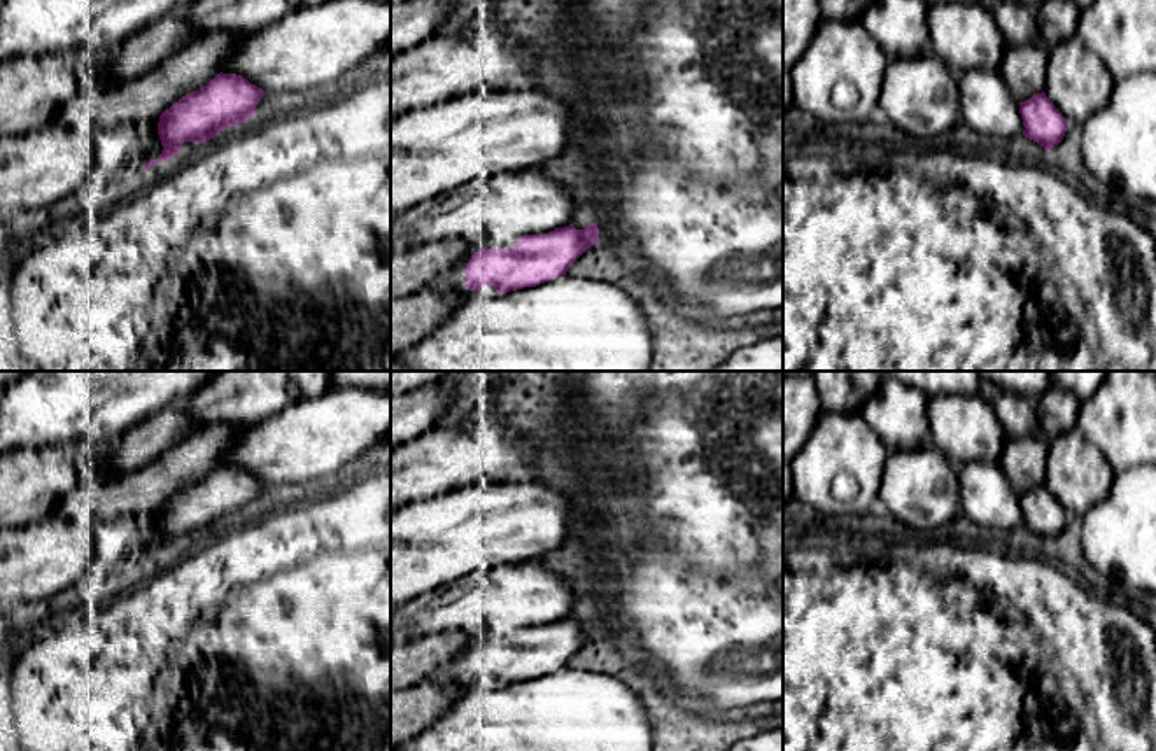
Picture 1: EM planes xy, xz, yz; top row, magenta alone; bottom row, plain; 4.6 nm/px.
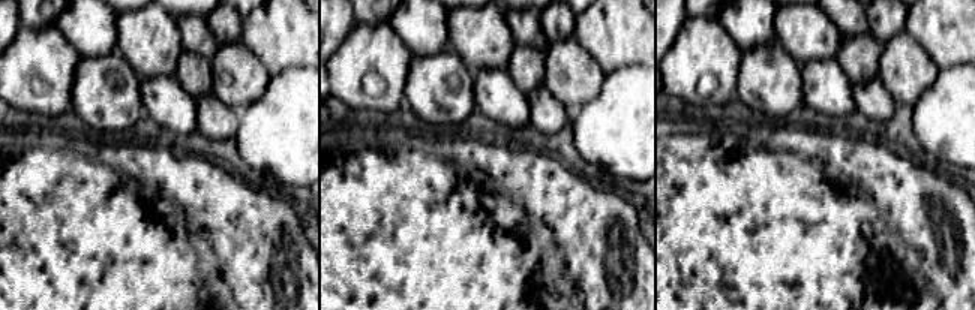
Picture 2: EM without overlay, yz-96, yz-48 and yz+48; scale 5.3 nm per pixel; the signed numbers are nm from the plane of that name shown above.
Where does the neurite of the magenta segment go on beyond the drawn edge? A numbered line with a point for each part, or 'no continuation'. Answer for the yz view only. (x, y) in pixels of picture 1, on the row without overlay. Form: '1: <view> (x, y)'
no continuation

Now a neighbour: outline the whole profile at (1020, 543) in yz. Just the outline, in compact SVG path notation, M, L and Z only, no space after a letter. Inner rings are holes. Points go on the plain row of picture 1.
M972 462L958 473L962 522L988 532L1004 532L1009 557L1040 557L1047 543L1023 527L1019 495L1000 464Z

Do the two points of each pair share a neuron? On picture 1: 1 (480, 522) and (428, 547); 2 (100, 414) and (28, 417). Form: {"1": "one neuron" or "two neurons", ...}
{"1": "one neuron", "2": "one neuron"}

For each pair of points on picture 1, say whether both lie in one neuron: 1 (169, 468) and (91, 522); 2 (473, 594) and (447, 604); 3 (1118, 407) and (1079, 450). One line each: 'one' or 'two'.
1: one
2: two
3: two

